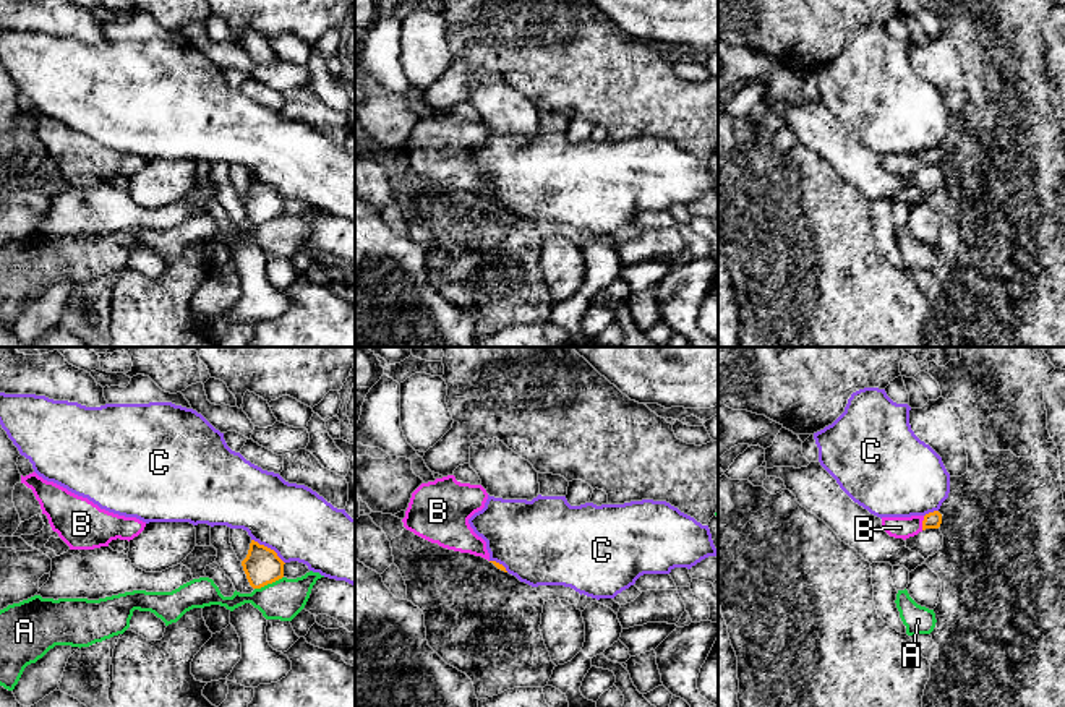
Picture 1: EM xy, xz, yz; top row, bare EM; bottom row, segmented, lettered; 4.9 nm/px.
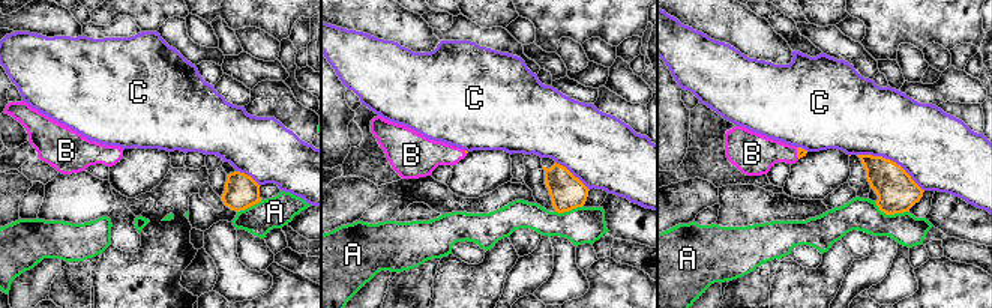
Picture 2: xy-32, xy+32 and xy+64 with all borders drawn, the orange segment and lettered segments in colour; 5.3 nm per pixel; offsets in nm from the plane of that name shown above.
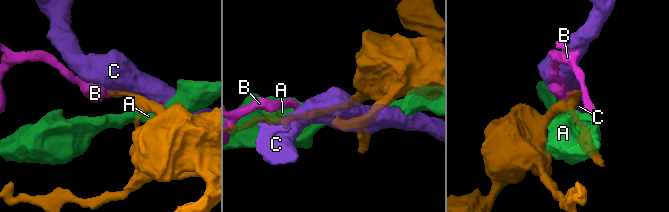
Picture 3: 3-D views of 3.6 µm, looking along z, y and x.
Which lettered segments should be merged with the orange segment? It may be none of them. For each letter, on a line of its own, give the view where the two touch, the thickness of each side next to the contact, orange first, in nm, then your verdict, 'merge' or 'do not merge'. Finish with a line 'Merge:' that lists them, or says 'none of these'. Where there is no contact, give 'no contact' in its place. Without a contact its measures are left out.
A: xy | 180/200 nm | do not merge
B: yz | 80/110 nm | merge
C: xy | 180/360 nm | do not merge
Merge: B

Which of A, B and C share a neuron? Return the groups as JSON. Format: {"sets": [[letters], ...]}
{"sets": [["A"], ["B"], ["C"]]}

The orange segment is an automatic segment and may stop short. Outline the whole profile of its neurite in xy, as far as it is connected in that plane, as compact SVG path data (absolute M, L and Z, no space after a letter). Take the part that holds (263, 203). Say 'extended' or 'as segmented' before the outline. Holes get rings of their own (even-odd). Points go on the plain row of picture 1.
as segmented | M251 177L246 195L242 198L246 216L253 225L261 225L284 214L284 198L277 190Z

